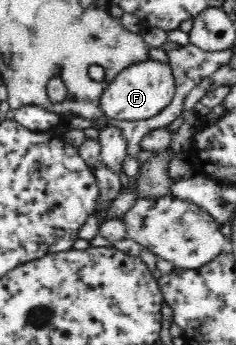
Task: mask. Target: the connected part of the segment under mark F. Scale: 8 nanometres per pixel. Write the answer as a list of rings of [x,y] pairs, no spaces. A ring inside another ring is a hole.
[[[156,60],[144,61],[125,67],[106,86],[98,100],[104,117],[118,121],[142,121],[158,115],[175,95],[175,79],[169,64]]]

